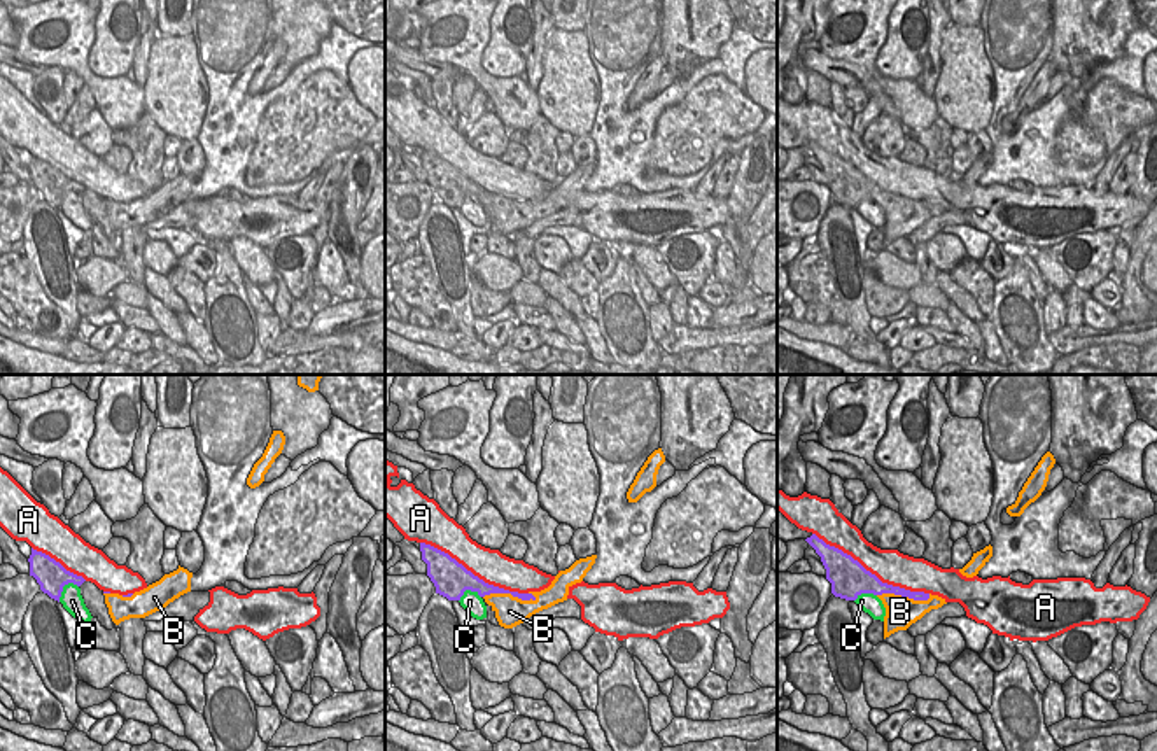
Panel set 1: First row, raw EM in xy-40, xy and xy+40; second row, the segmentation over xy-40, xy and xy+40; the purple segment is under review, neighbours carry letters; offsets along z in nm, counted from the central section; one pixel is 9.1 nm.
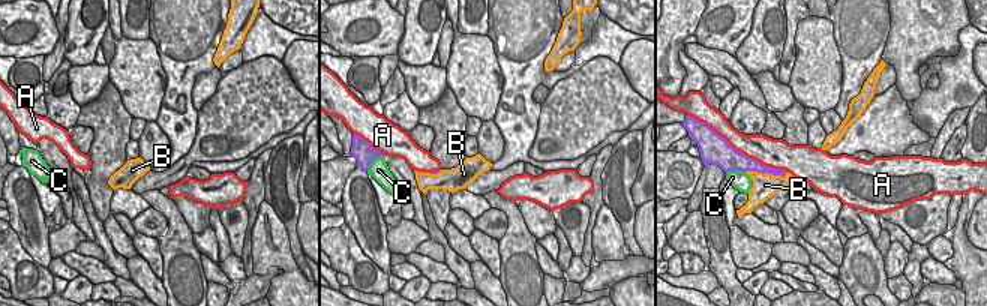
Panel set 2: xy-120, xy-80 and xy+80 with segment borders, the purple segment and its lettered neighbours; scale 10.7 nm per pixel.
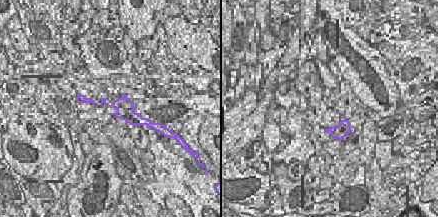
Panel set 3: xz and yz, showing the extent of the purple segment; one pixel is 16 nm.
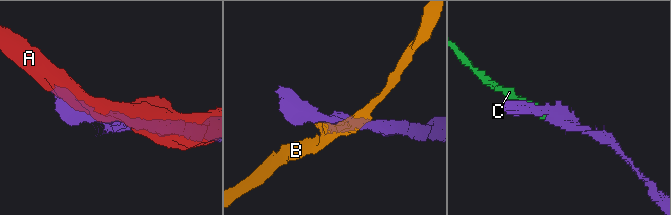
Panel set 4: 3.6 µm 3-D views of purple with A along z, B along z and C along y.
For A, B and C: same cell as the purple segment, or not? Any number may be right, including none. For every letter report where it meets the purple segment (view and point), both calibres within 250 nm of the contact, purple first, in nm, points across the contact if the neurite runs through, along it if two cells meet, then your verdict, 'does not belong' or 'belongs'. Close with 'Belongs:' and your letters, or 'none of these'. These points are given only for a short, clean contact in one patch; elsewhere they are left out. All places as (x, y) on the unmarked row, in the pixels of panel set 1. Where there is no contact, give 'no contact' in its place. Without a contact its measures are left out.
A: xy+40 (869, 179) | 340/320 nm | does not belong
B: xy (510, 200) | 130/280 nm | does not belong
C: xy-40 (63, 193) | 280/200 nm | belongs
Belongs: C

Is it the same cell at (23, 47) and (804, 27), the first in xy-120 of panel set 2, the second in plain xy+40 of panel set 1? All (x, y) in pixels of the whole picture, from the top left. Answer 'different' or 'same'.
different

